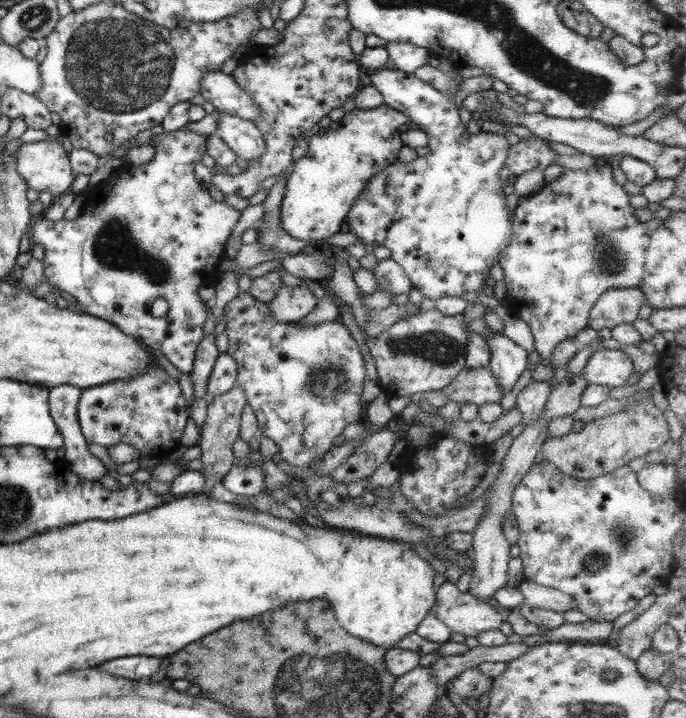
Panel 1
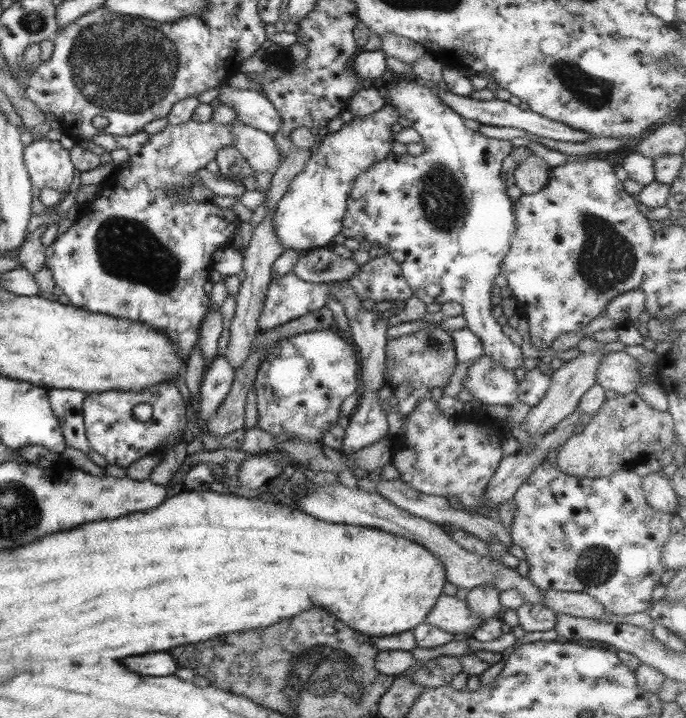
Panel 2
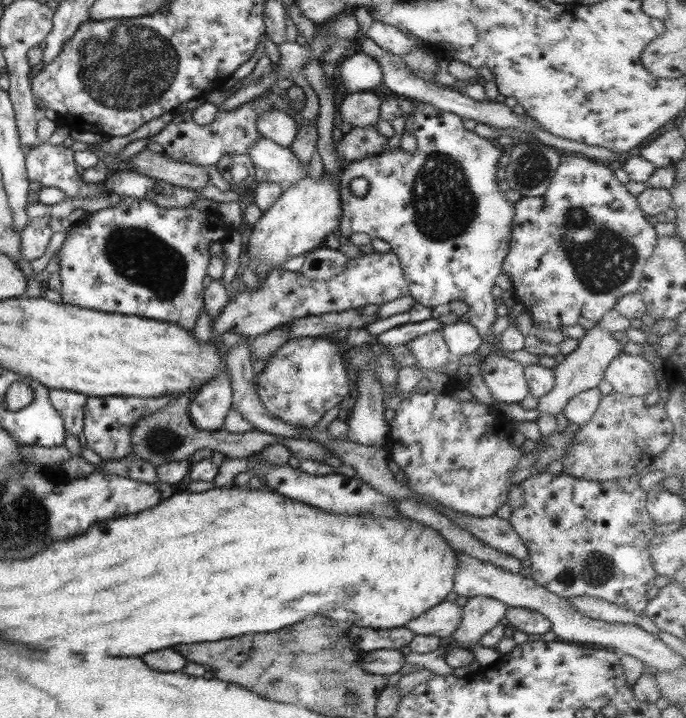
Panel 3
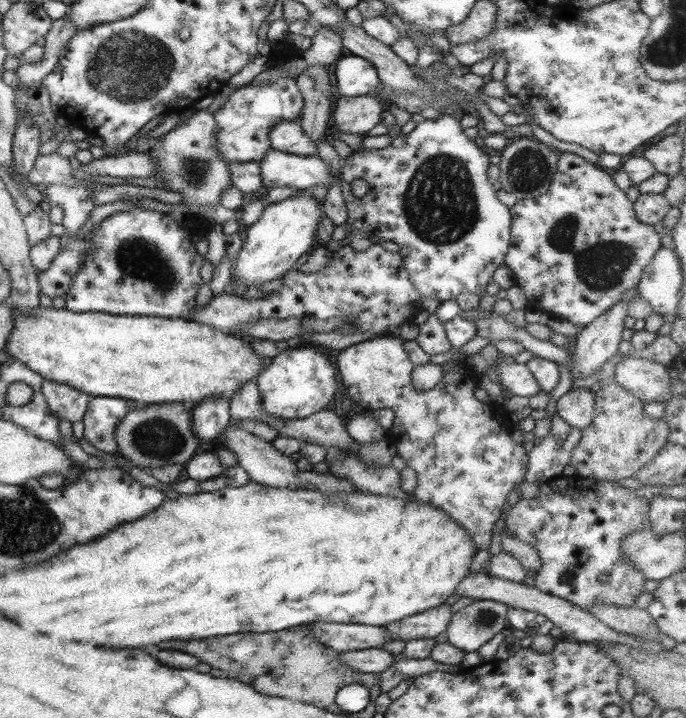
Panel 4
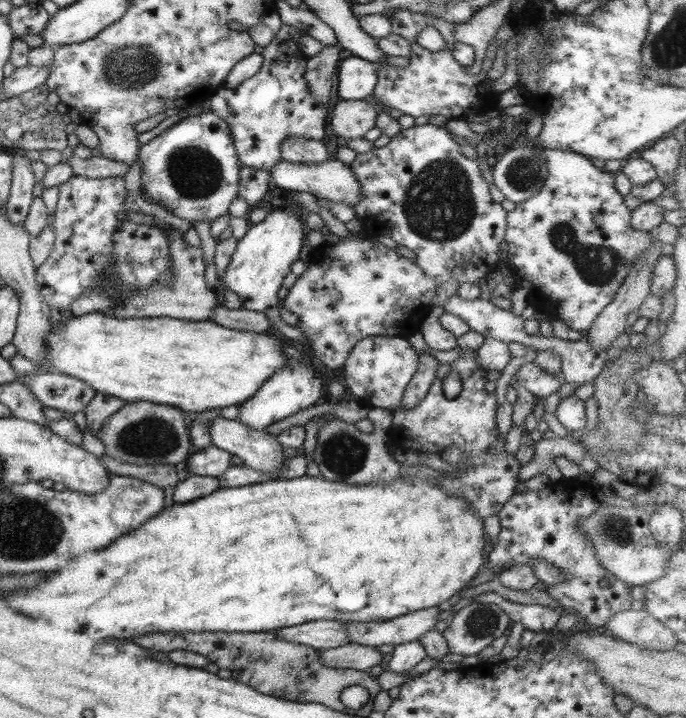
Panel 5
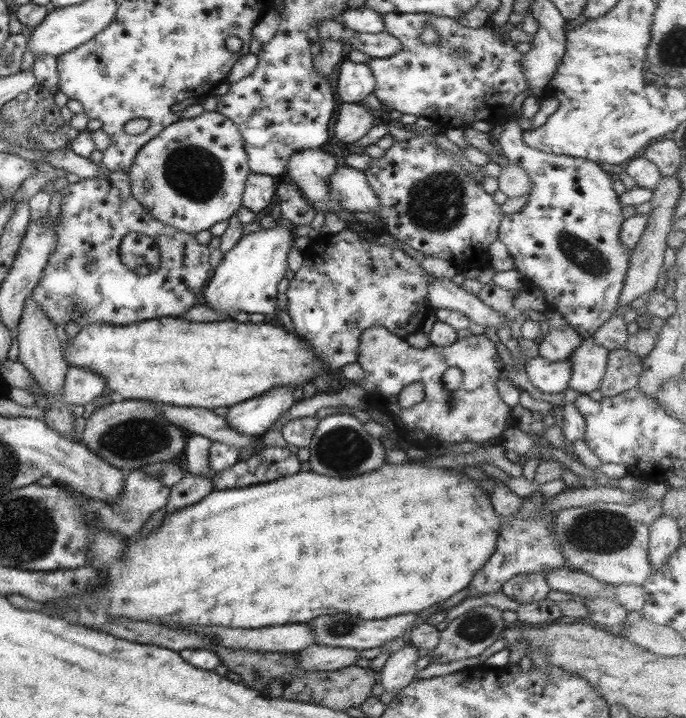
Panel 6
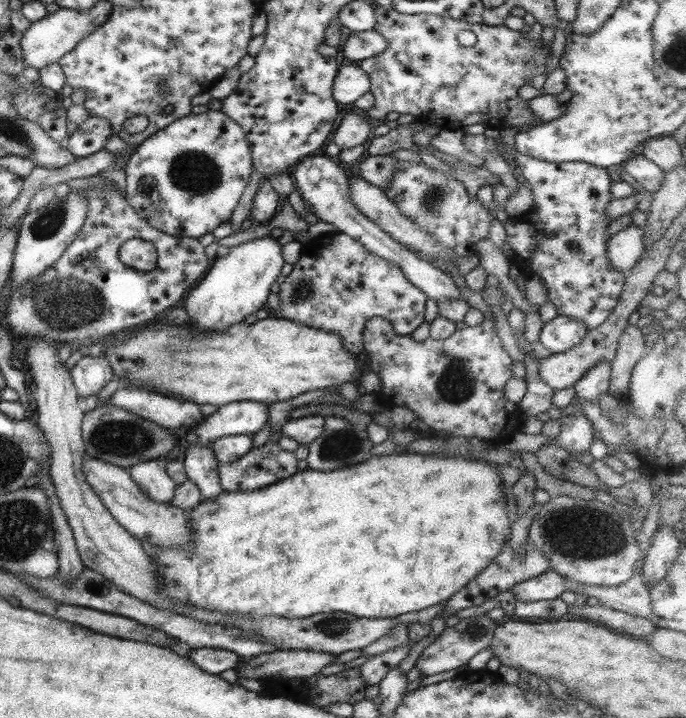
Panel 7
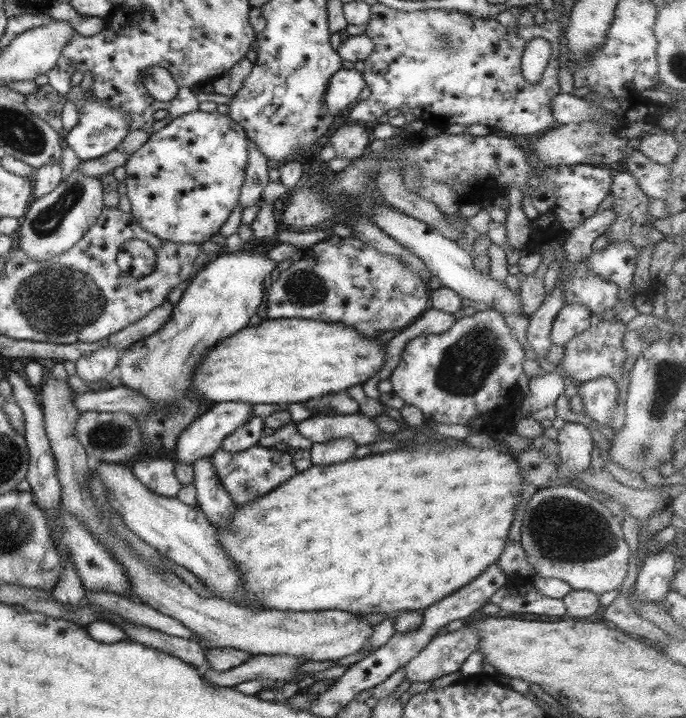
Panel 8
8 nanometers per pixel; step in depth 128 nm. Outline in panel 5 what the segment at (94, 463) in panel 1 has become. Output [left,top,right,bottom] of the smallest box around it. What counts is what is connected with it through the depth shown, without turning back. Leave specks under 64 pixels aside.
[21,370,95,414]

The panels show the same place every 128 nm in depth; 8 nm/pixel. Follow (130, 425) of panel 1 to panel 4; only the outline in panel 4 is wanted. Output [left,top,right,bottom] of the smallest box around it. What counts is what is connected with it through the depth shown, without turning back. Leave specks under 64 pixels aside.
[83,396,141,454]

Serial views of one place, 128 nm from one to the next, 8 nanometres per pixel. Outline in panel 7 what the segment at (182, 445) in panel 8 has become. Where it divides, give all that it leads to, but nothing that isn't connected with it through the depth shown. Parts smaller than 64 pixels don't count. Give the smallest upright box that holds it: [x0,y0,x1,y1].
[187,402,267,446]

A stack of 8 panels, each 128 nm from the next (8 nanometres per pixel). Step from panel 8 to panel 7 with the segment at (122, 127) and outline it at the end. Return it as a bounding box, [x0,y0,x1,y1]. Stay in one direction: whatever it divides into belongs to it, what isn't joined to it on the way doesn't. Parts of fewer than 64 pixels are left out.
[65,115,111,158]

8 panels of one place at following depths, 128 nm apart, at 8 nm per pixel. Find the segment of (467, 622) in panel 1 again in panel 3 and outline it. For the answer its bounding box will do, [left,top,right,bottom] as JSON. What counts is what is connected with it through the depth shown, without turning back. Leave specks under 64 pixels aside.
[404,600,461,638]

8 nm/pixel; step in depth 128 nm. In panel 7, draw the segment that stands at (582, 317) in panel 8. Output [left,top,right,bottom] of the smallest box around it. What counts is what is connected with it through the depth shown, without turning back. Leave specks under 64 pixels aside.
[538,315,587,354]

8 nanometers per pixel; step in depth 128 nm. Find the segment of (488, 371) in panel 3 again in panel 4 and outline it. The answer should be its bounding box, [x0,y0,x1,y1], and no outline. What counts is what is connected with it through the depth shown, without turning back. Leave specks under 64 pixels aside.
[497,363,539,397]

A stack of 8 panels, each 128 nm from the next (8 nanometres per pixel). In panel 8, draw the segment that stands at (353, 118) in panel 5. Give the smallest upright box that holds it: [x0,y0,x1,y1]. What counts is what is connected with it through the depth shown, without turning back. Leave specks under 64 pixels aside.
[329,124,368,159]

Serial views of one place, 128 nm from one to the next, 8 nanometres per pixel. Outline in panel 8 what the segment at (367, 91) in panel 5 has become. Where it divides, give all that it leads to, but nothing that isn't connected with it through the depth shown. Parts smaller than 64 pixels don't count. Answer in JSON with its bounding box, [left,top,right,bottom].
[323,69,366,116]

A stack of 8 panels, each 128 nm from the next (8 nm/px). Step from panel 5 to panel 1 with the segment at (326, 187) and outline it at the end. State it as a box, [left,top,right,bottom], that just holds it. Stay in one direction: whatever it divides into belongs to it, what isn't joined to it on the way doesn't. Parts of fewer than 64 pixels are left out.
[211,110,265,161]

